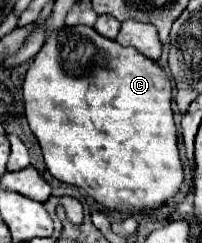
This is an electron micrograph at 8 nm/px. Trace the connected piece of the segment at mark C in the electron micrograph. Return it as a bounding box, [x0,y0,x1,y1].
[22,25,184,213]

